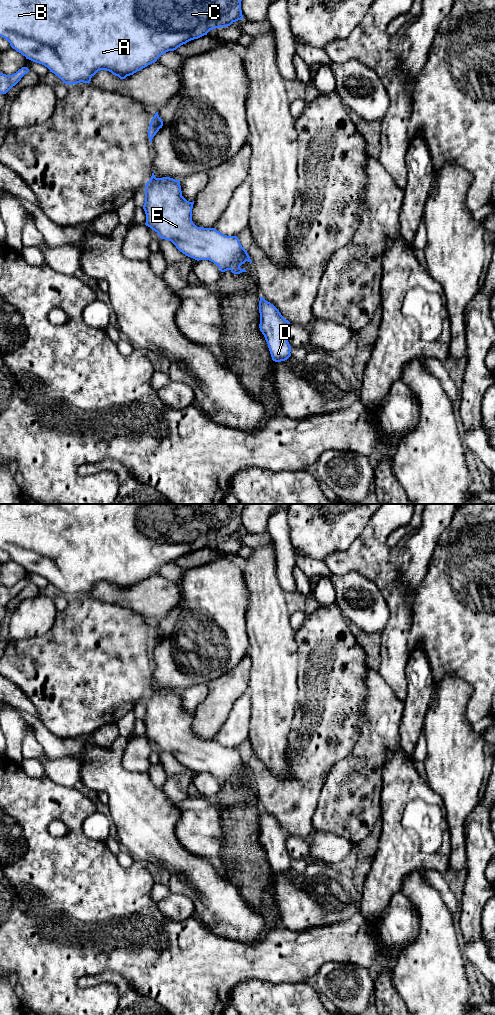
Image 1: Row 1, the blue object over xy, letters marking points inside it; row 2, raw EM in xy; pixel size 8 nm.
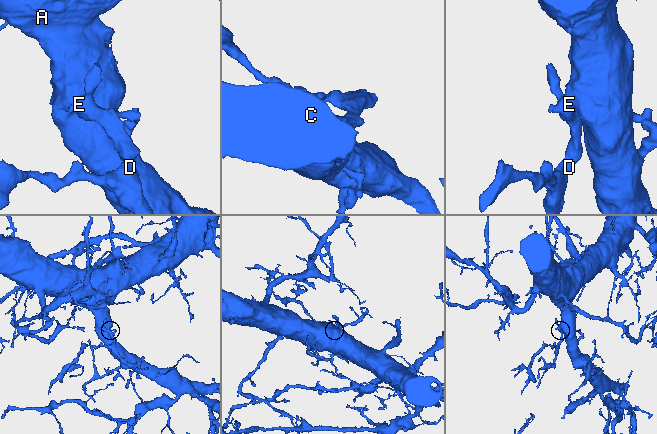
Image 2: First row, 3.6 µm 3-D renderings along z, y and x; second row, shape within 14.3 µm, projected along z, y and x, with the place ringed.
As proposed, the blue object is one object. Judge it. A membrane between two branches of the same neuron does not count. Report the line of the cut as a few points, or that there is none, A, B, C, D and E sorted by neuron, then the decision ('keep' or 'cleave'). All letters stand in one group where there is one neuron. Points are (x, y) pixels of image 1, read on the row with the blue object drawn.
cut none; groups A B C D E; keep

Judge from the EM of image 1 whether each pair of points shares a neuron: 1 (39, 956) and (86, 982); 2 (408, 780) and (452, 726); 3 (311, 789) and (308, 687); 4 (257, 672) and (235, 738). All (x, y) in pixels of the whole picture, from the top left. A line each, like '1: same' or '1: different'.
1: different
2: different
3: same
4: different

